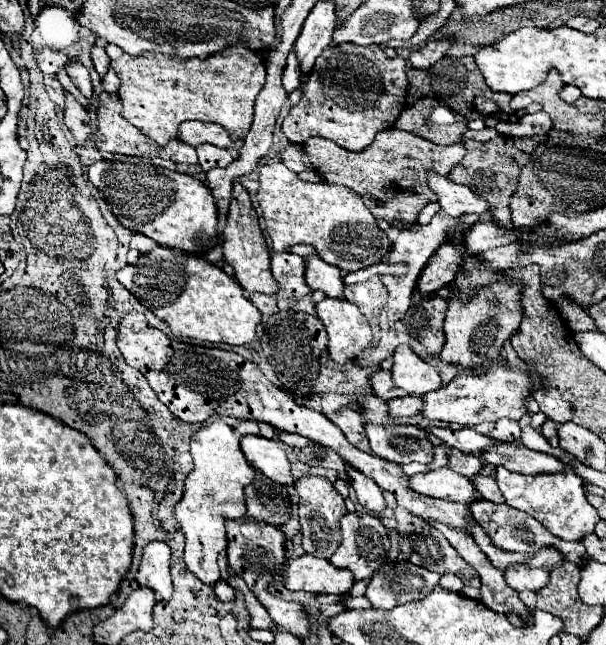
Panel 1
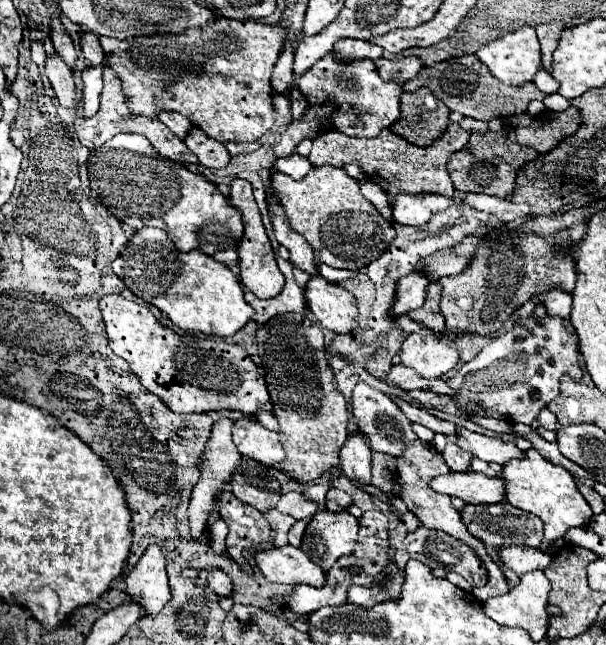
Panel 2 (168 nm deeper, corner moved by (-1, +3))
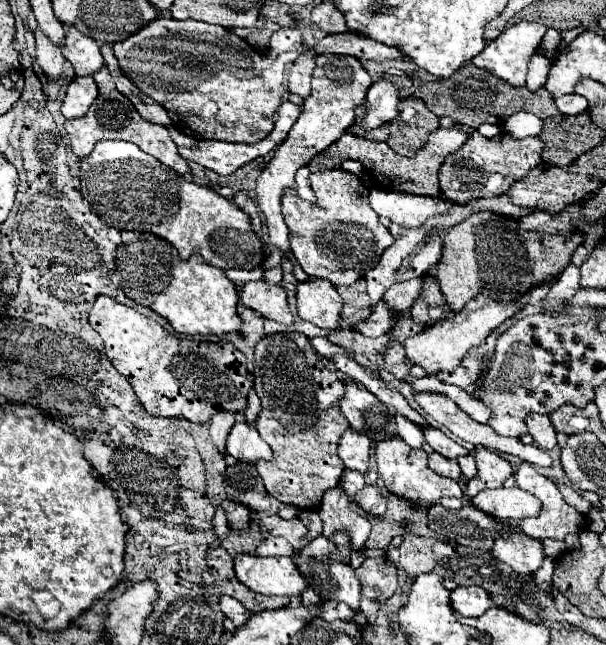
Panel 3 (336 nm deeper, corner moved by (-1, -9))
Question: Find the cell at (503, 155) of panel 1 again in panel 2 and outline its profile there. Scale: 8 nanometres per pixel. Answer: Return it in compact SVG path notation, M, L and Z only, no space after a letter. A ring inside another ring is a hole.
M504 126L502 130L486 130L486 132L472 132L466 148L454 152L448 160L448 172L452 178L452 184L460 192L482 192L506 198L514 192L516 186L516 174L518 170L534 160L538 152L528 146L520 146L514 136L514 128Z

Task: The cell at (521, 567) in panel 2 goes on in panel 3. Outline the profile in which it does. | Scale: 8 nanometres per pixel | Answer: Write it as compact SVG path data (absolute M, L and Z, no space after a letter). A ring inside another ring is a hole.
M510 526L510 528L512 528L510 536L502 536L496 540L496 548L492 550L492 556L498 562L508 564L514 572L522 576L530 576L540 568L544 560L542 544L540 540L520 532L518 526Z

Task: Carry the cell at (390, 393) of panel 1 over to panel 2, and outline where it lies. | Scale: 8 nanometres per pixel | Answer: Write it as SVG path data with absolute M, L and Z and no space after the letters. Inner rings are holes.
M404 364L392 366L390 374L386 376L386 382L390 386L398 386L402 390L420 388L420 390L434 390L438 394L448 394L448 396L454 394L454 388L450 388L442 378L438 378L438 380L426 380L426 378L418 376L412 368L406 368Z

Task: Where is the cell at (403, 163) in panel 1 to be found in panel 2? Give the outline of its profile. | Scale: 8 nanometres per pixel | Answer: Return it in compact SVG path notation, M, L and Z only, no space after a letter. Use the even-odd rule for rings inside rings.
M450 122L446 132L442 132L442 136L428 148L418 148L418 146L406 142L404 138L396 136L388 128L382 130L380 136L370 138L370 140L358 140L358 138L350 138L350 136L338 132L338 130L330 130L330 132L320 134L314 140L308 160L312 162L312 166L322 166L322 164L344 166L346 162L356 160L362 166L366 178L376 182L388 194L390 202L400 192L442 194L442 196L452 198L454 196L454 186L452 186L450 176L448 176L446 162L448 162L450 154L458 152L460 148L464 148L468 144L468 138L470 138L470 132L462 130L460 124L456 124L456 122Z

